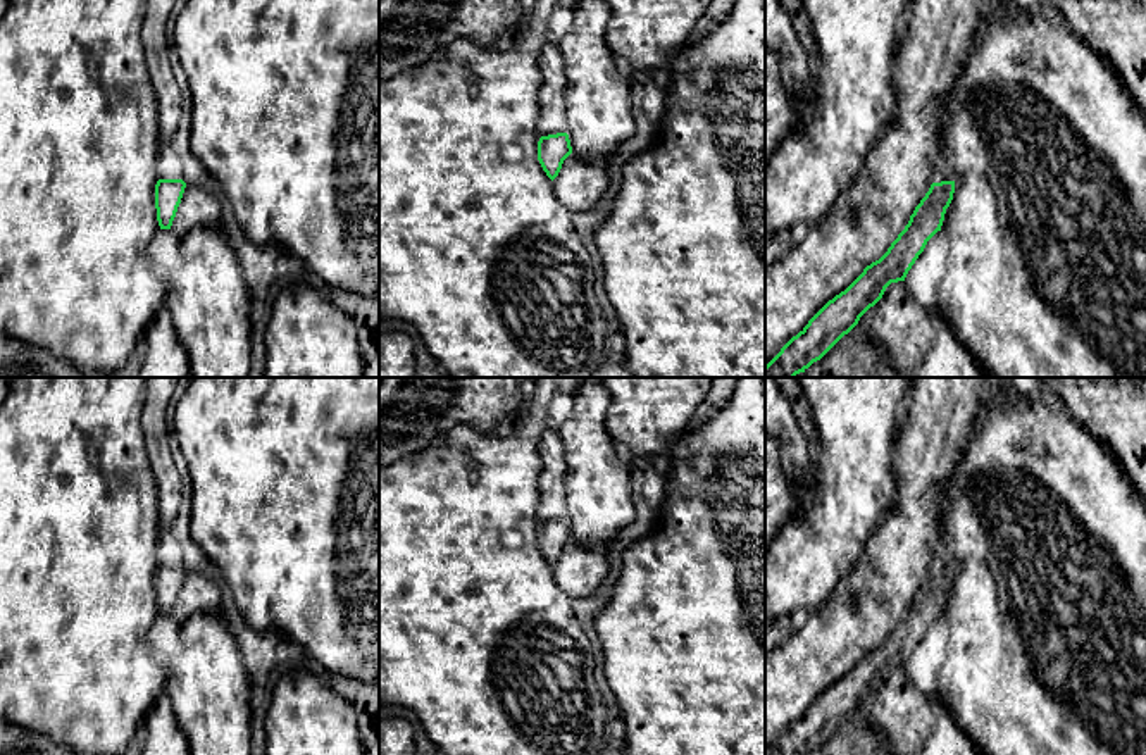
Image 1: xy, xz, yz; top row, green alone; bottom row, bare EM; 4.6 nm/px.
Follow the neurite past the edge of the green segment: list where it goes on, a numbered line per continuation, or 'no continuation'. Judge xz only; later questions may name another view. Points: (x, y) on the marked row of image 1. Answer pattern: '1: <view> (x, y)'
no continuation

